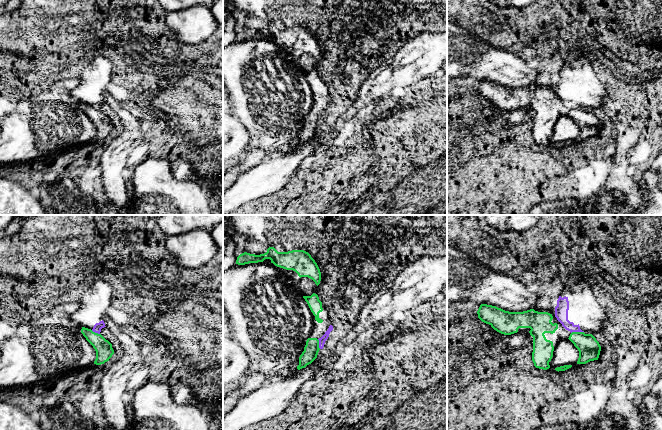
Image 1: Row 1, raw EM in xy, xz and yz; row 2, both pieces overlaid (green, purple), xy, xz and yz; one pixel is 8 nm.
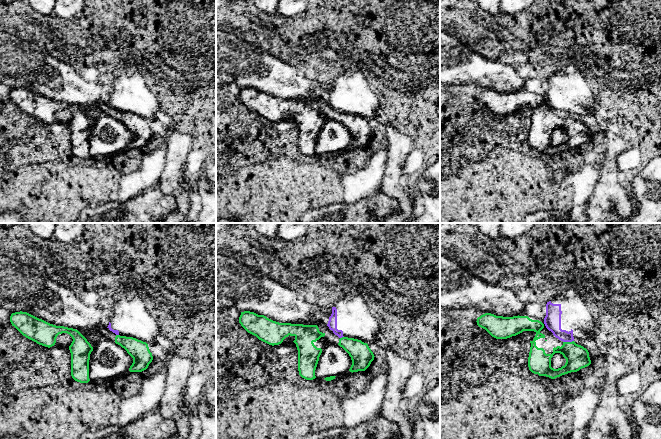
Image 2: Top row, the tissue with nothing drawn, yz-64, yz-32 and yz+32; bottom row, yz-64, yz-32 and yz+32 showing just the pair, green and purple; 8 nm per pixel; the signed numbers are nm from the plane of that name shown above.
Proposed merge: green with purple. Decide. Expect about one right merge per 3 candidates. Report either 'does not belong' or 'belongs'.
does not belong

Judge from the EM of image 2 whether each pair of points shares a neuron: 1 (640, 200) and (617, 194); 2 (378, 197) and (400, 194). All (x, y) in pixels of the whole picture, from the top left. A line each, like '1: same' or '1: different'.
1: different
2: different

